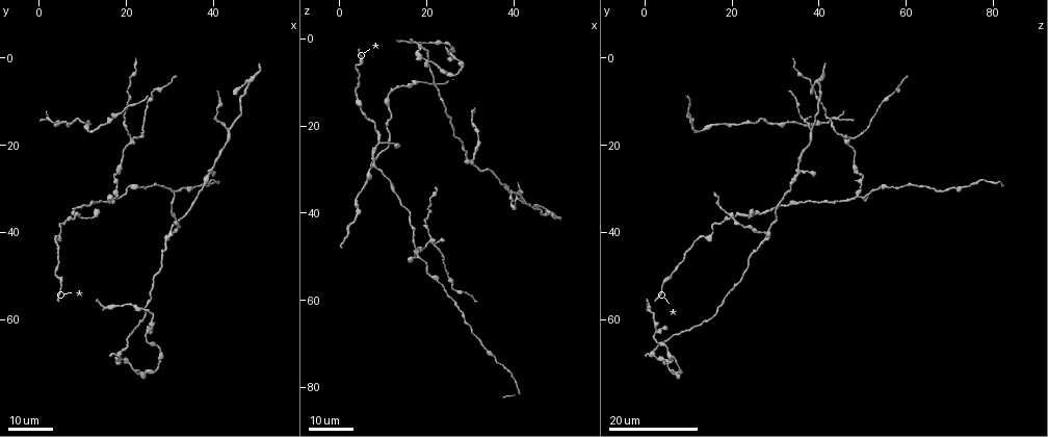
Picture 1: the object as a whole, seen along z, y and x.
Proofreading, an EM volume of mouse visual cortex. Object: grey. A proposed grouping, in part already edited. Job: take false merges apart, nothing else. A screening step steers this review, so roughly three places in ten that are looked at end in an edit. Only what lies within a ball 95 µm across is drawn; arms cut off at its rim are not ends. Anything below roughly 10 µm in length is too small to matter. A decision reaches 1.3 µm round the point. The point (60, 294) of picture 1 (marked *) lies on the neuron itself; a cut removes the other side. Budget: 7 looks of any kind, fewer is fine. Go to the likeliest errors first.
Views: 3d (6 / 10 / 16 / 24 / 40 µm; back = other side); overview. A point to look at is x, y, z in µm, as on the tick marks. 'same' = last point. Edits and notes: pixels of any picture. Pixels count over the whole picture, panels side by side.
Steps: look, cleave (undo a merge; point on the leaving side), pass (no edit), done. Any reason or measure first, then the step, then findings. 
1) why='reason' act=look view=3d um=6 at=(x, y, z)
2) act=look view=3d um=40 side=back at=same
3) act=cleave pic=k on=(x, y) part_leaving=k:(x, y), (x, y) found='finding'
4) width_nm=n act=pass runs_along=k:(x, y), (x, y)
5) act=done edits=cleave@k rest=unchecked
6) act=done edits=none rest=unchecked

why='looks like a crossing' act=look view=3d um=16 at=(21.0, 19.0, 46.0)

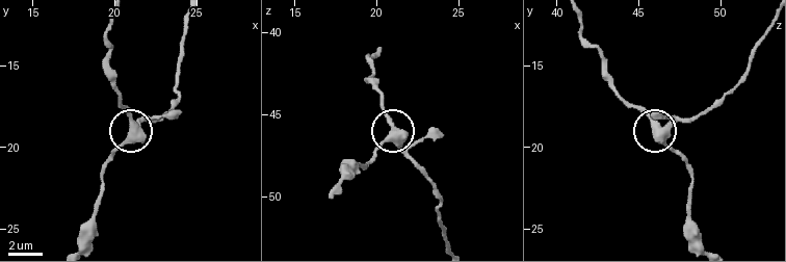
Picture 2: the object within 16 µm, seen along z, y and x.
act=look view=3d um=6 at=(21.5, 18.8, 46.7)

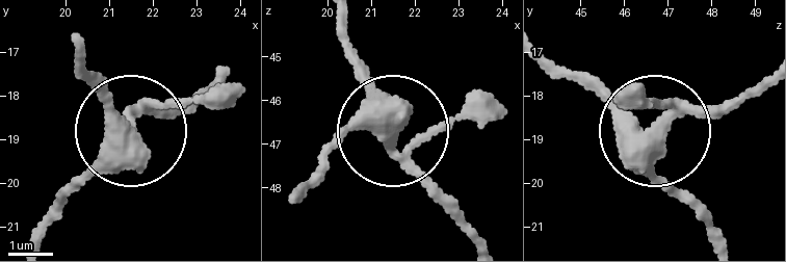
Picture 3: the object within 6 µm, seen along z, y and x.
width_nm=430 act=pass runs_along=3:(716, 237), (661, 182), (650, 137), (758, 93) found='one neuron here'

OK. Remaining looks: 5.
why='branch point' act=look view=3d um=24 at=(30.5, 40.5, 28.0)

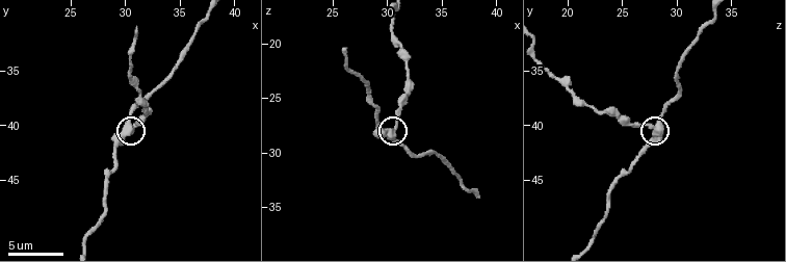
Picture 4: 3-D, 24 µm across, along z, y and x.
act=look view=3d um=6 at=(30.6, 40.2, 27.8)

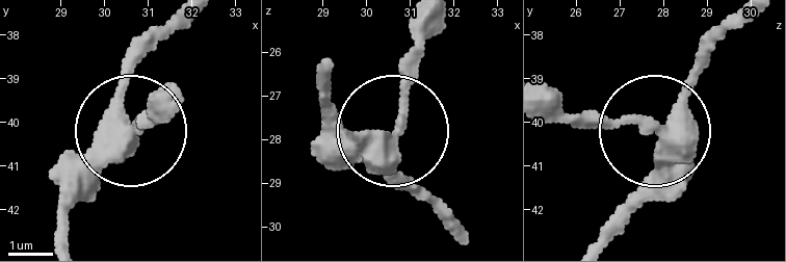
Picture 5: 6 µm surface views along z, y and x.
act=pass runs_along=5:(319, 72), (342, 124), (387, 135), (409, 90), (409, 27) found='all the same neuron'

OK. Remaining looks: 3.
why='a narrow waist' act=look view=3d um=24 at=(17.5, 27.0, 49.5)

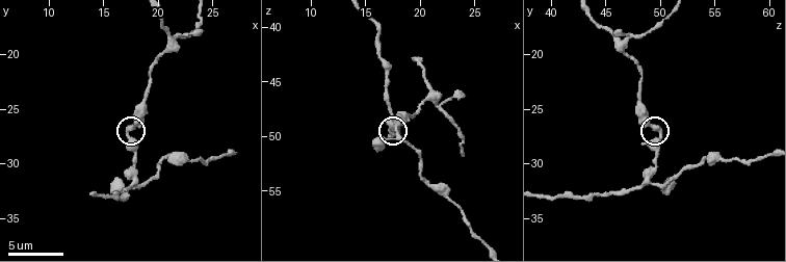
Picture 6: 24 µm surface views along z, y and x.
act=look view=3d um=6 at=(17.4, 27.2, 50.0)

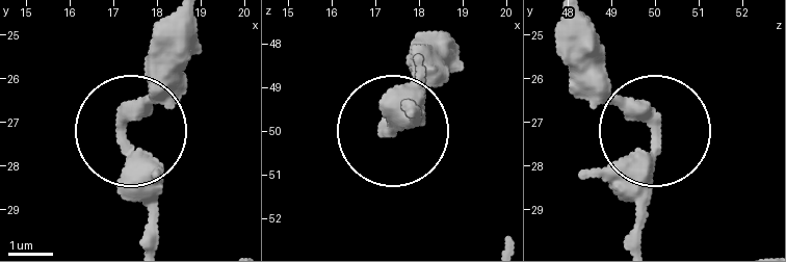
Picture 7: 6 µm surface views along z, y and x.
act=look view=3d um=6 side=back at=(17.35, 27.40, 49.95)

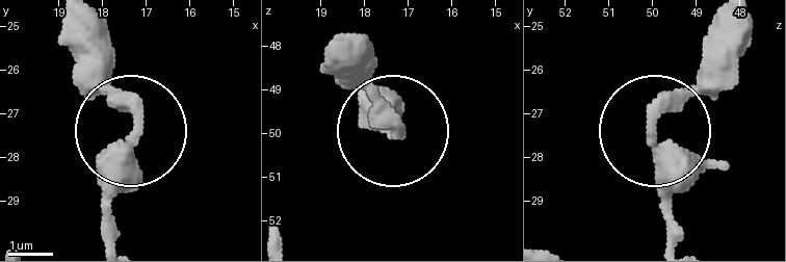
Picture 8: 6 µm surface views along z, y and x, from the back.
act=pass found='one neuron here'

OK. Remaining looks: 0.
act=done edits=none rest=unchecked

